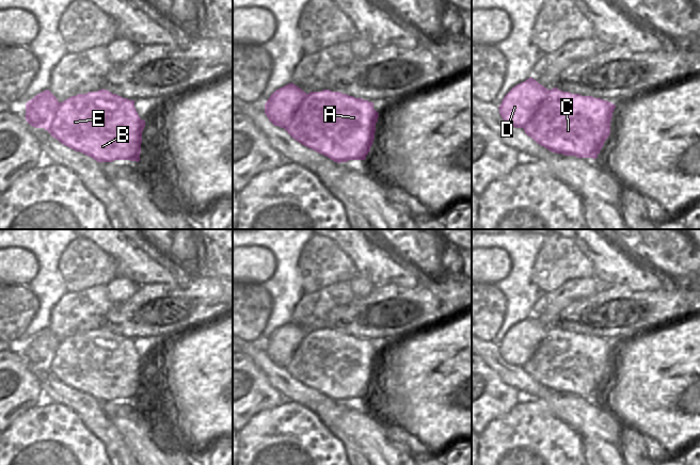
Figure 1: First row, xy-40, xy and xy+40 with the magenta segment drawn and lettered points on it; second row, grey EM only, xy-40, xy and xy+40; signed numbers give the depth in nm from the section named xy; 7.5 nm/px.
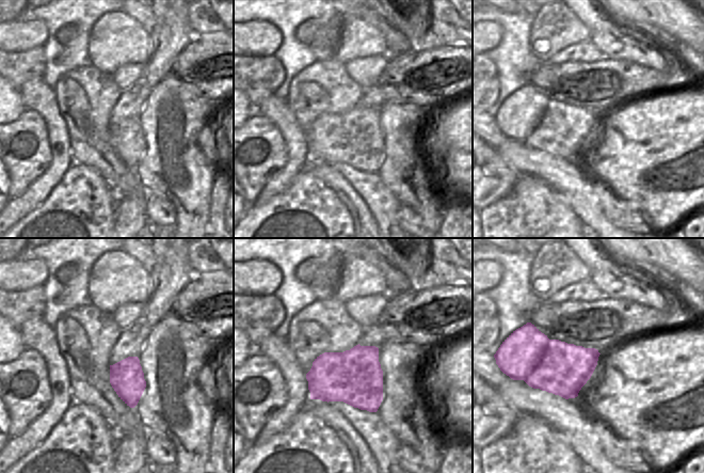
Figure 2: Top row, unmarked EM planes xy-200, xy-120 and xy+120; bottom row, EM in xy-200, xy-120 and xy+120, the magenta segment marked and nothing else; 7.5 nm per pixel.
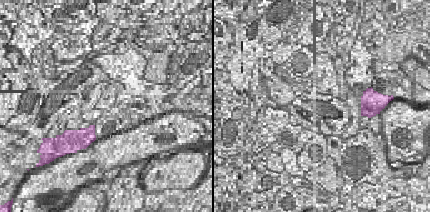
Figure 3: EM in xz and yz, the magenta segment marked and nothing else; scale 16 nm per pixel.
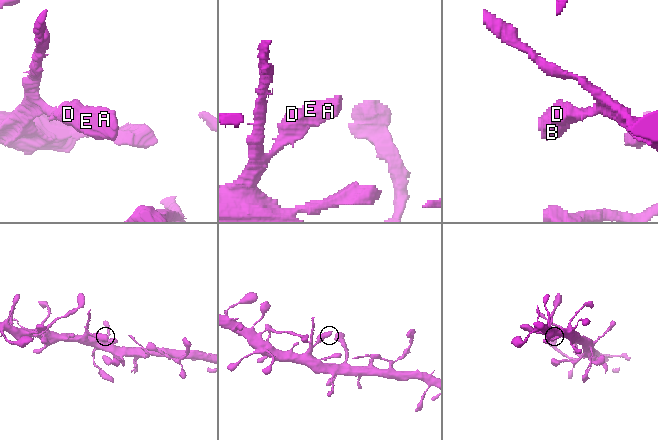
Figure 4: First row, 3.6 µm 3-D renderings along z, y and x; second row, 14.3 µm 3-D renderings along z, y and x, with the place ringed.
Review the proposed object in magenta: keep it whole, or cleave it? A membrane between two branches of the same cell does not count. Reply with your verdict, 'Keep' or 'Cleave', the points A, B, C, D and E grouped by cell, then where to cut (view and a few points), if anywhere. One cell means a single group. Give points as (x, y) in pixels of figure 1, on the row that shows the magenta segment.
Cleave. Groups: A B C E / D. Split along xy+40 (549, 90), (536, 113), (522, 127).

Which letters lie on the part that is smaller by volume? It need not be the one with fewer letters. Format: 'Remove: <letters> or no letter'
Remove: A, B, C, E.

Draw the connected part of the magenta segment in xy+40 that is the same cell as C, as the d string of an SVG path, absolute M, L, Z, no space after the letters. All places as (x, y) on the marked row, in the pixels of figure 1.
M554 87L523 129L552 153L596 159L610 134L615 108L607 100Z

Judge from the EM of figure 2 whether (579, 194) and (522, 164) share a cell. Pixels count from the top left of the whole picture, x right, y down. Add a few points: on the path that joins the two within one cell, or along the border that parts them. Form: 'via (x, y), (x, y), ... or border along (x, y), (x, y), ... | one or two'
via (565, 180), (554, 170), (536, 164) | one

